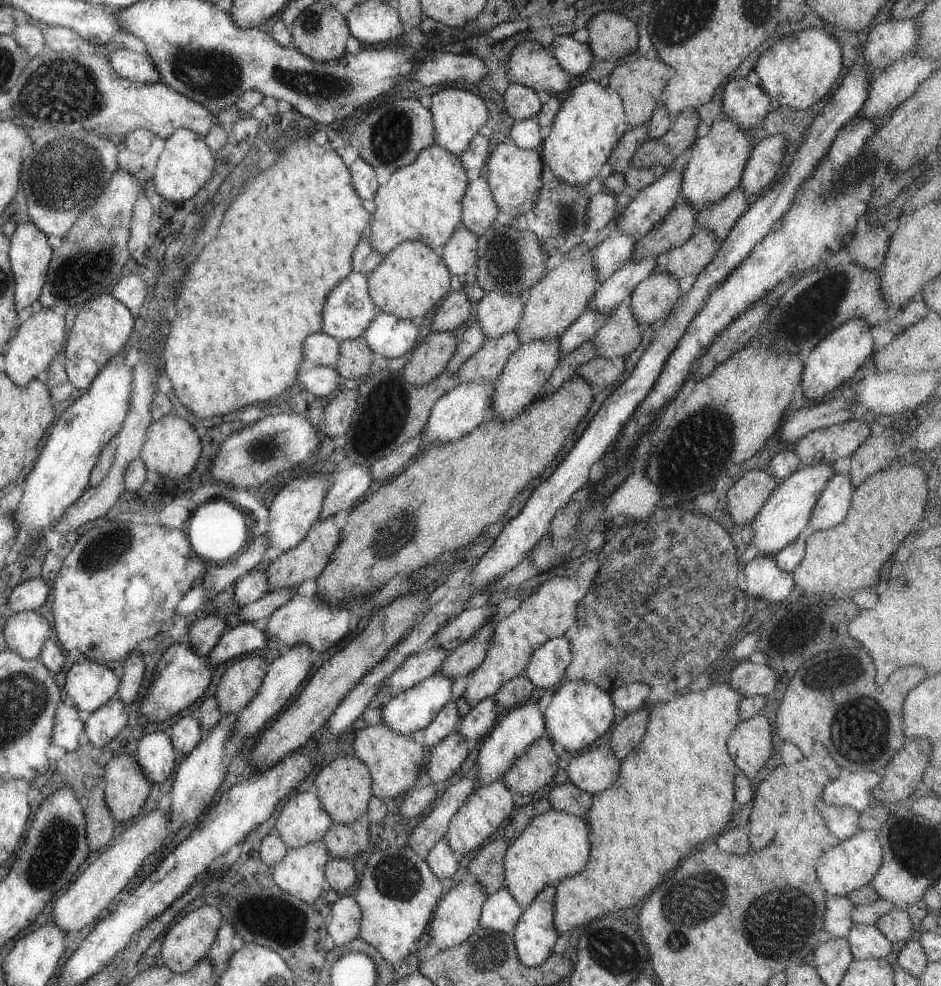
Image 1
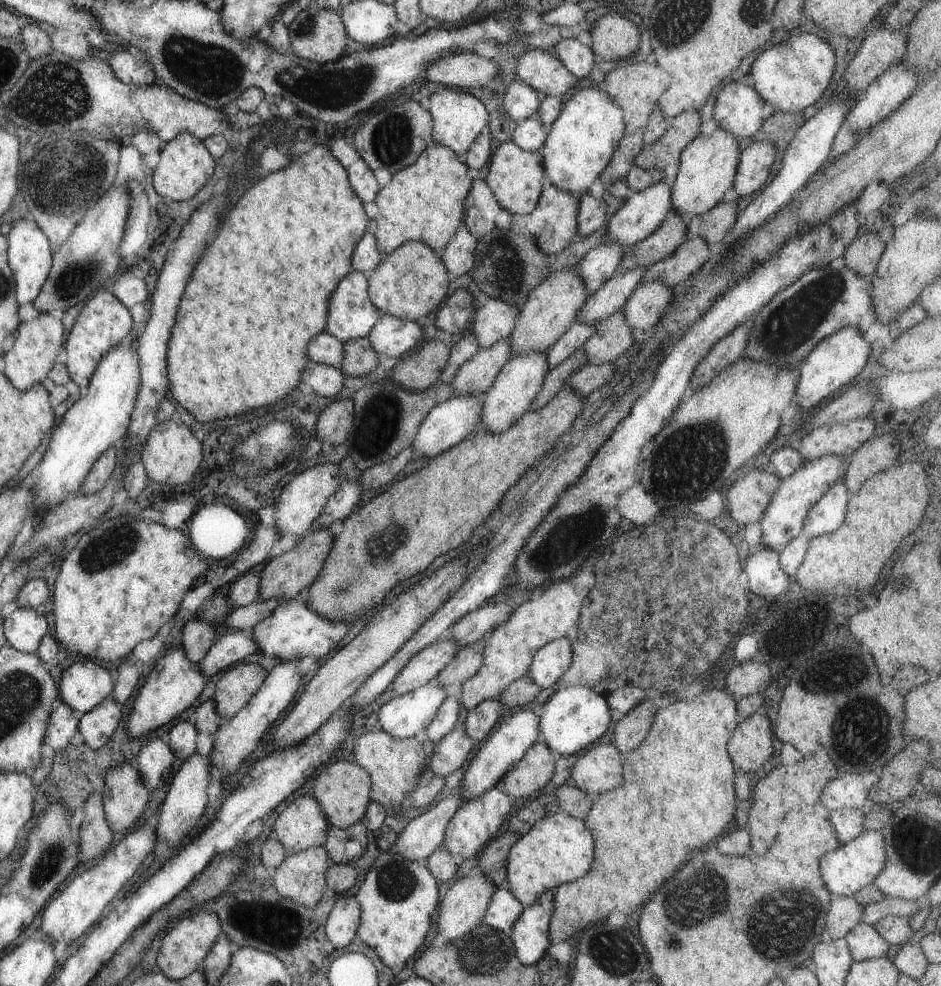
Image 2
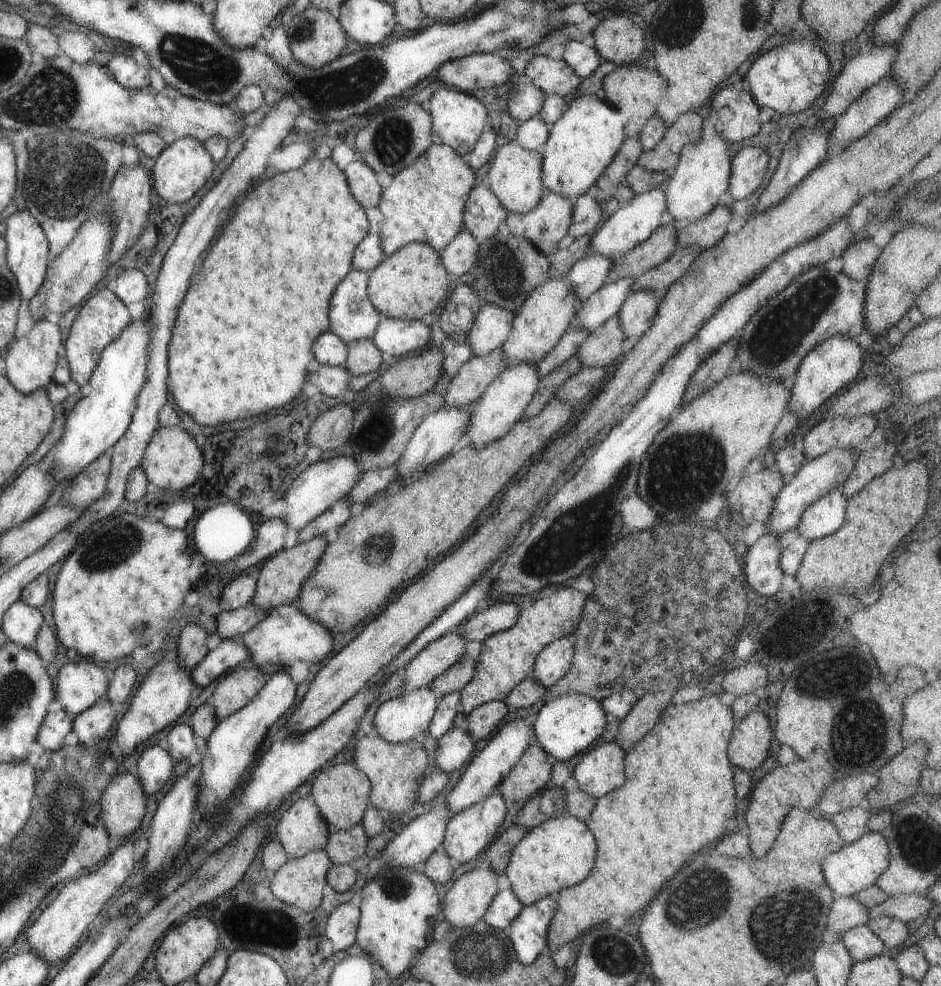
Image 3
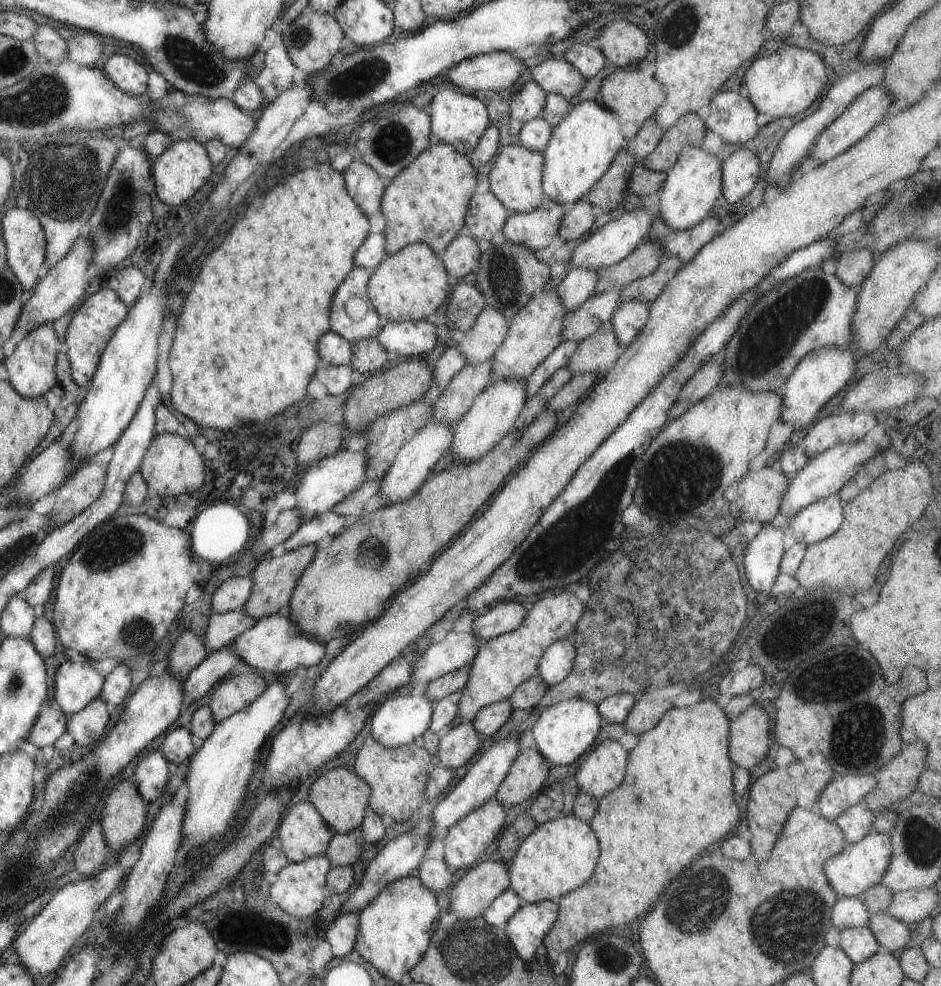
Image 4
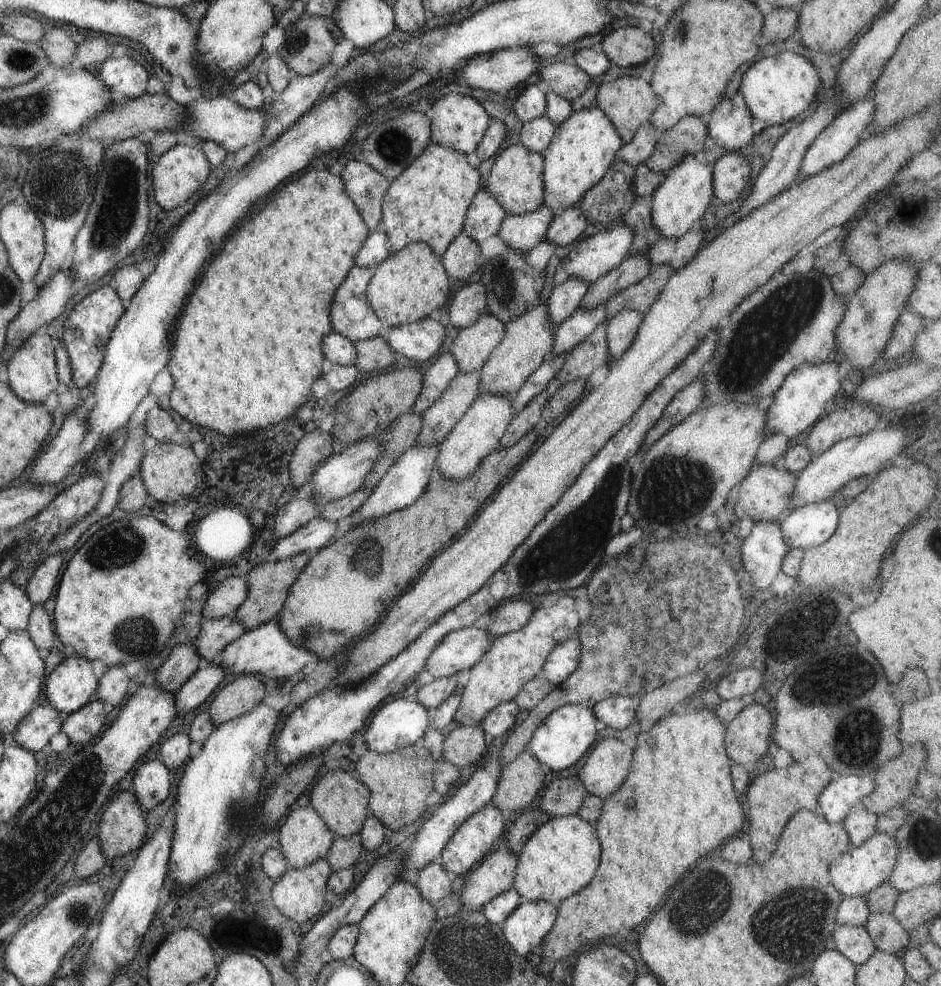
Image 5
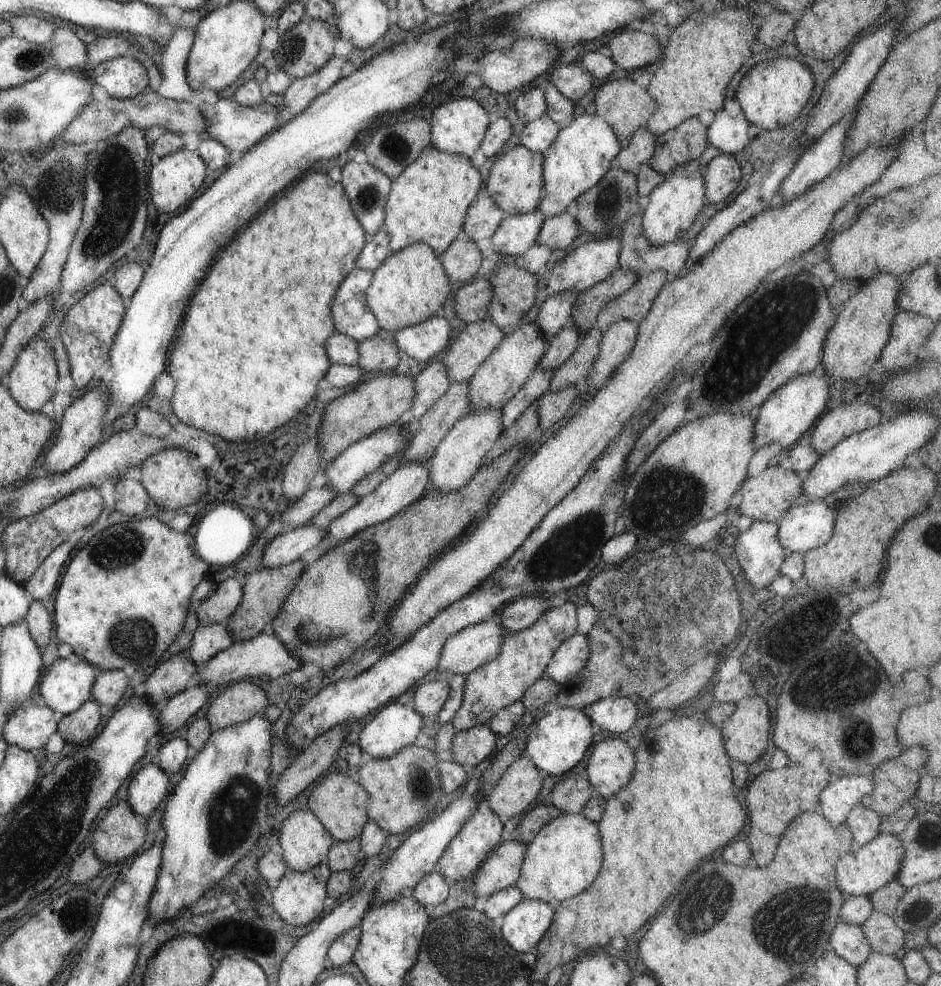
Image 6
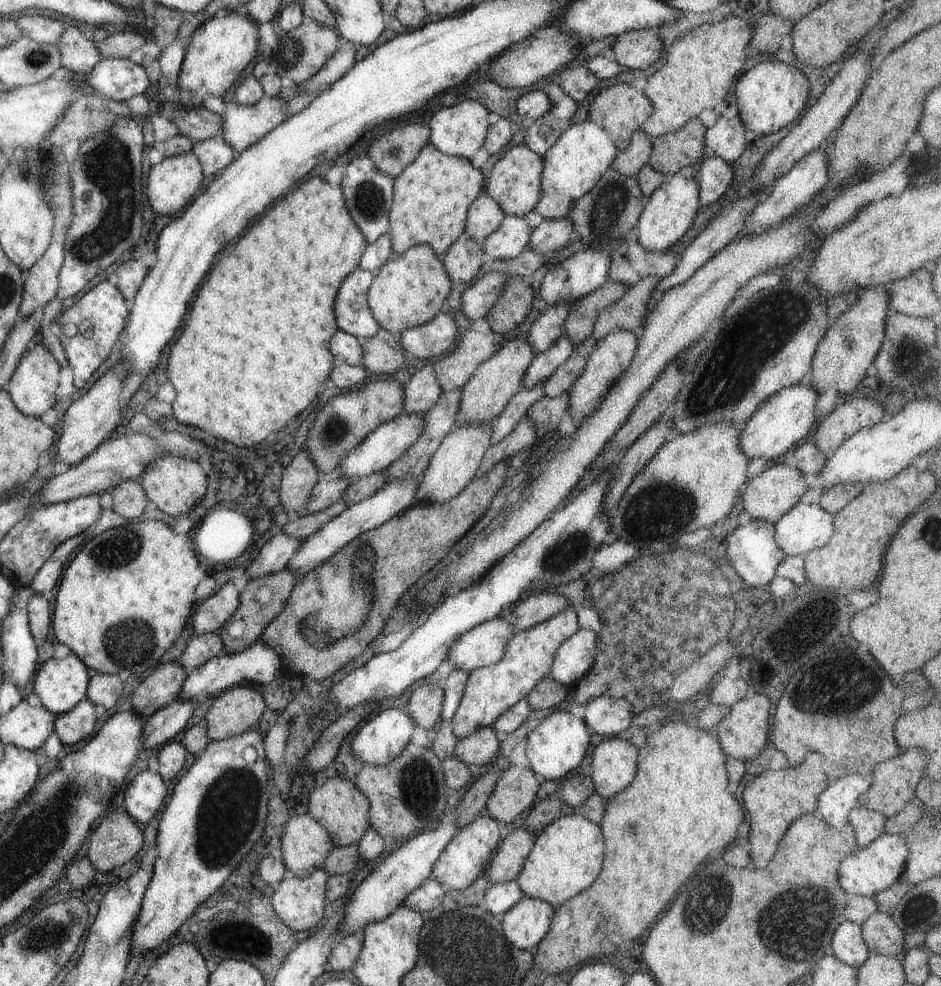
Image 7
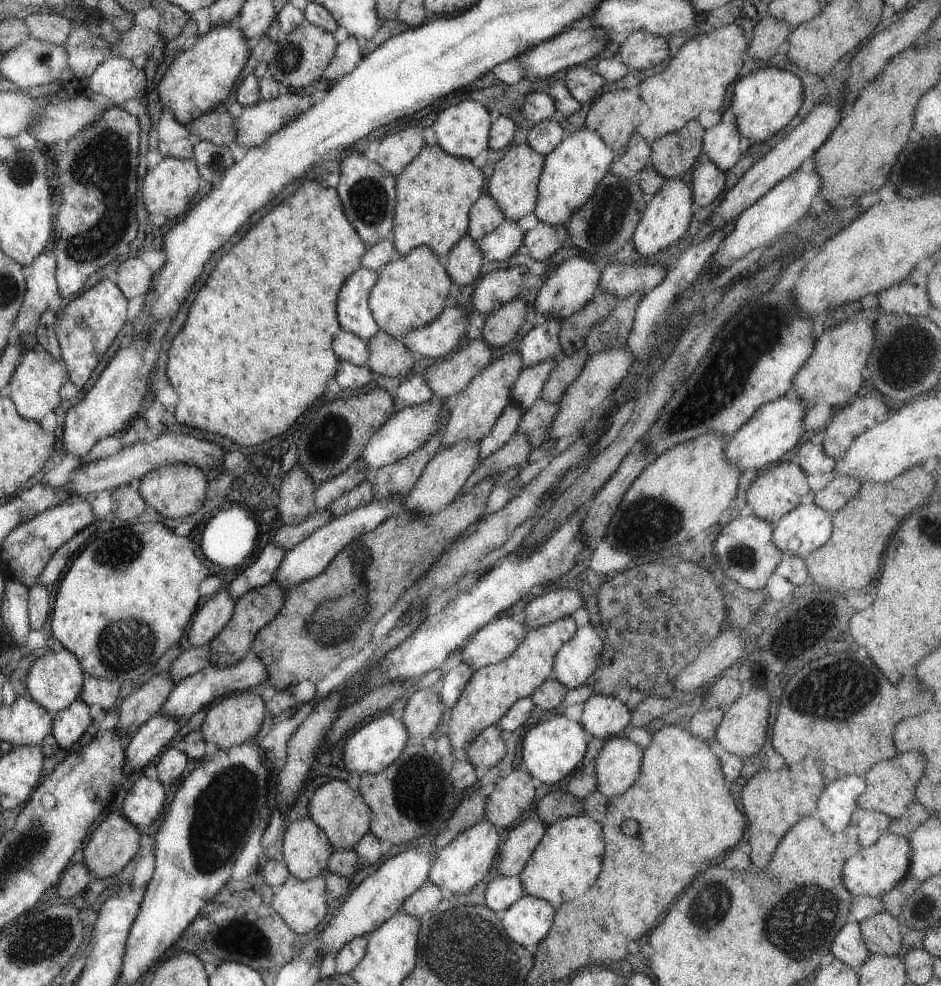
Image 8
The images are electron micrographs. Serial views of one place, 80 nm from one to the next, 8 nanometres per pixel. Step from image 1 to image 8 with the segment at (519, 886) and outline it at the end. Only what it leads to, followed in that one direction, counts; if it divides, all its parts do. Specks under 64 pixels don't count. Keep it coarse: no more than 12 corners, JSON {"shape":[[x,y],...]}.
{"shape":[[600,823],[550,824],[518,874],[554,909],[601,870]]}

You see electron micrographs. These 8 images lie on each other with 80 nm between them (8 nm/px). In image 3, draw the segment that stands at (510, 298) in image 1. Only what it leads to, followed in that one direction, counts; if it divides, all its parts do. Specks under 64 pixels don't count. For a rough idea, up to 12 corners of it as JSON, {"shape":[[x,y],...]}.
{"shape":[[495,304],[480,306],[461,336],[471,355],[502,346],[514,313]]}

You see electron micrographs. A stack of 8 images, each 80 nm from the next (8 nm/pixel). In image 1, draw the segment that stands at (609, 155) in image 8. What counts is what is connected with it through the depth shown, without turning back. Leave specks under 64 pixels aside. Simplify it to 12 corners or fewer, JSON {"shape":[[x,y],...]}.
{"shape":[[604,82],[575,86],[540,156],[572,187],[599,177],[629,129]]}

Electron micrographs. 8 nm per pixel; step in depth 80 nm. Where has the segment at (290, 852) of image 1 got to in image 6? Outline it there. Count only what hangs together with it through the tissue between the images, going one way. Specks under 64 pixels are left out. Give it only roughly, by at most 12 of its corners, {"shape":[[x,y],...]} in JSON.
{"shape":[[325,862],[287,870],[270,896],[292,927],[315,923],[328,901]]}

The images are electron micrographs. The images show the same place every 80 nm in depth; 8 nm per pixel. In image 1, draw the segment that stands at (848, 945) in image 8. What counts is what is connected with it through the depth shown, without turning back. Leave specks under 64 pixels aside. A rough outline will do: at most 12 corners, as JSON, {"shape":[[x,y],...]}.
{"shape":[[875,925],[845,935],[853,959],[885,959],[891,943]]}

